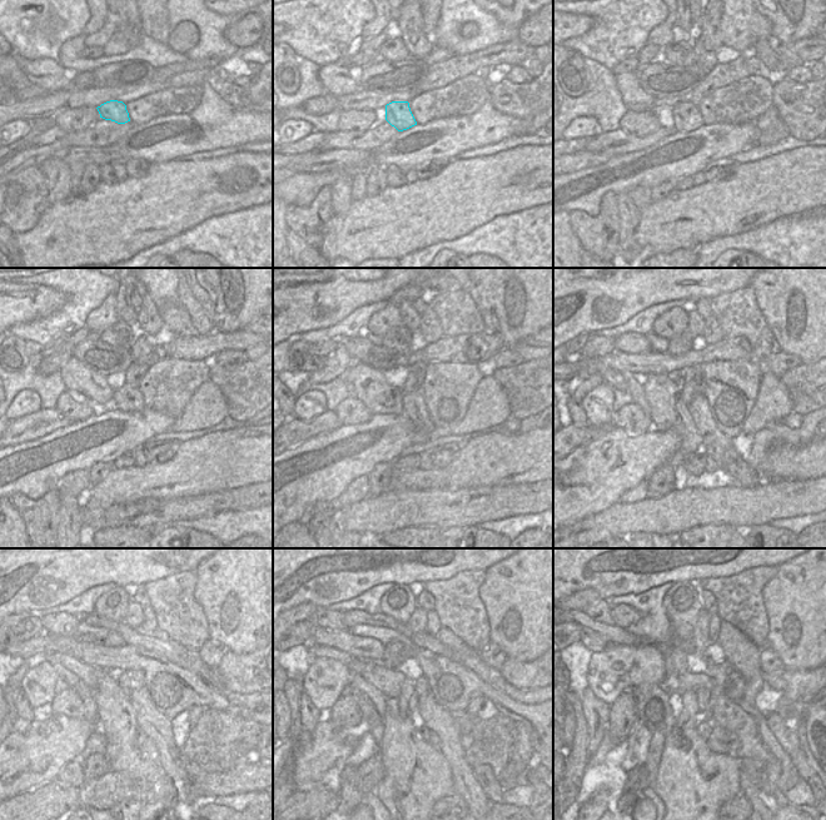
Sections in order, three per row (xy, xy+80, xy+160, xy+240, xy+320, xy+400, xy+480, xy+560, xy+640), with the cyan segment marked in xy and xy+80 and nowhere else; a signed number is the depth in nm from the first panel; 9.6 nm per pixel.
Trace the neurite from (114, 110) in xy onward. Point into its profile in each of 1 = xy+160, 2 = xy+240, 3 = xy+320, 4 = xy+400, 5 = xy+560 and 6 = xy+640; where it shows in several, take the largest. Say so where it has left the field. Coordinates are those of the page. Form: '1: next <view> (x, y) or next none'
1: next xy+160 (686, 115)
2: next xy+240 (128, 398)
3: next xy+320 (413, 406)
4: next xy+400 (715, 443)
5: next xy+560 (441, 721)
6: next xy+640 (752, 795)

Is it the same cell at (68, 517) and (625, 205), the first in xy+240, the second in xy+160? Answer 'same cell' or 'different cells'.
same cell

